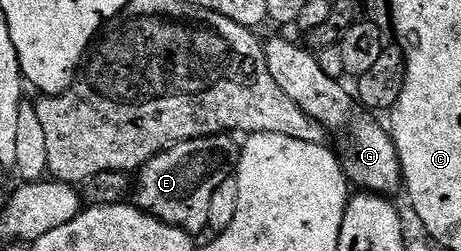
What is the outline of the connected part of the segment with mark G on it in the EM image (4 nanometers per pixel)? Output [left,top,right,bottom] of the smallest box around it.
[264,36,403,198]

